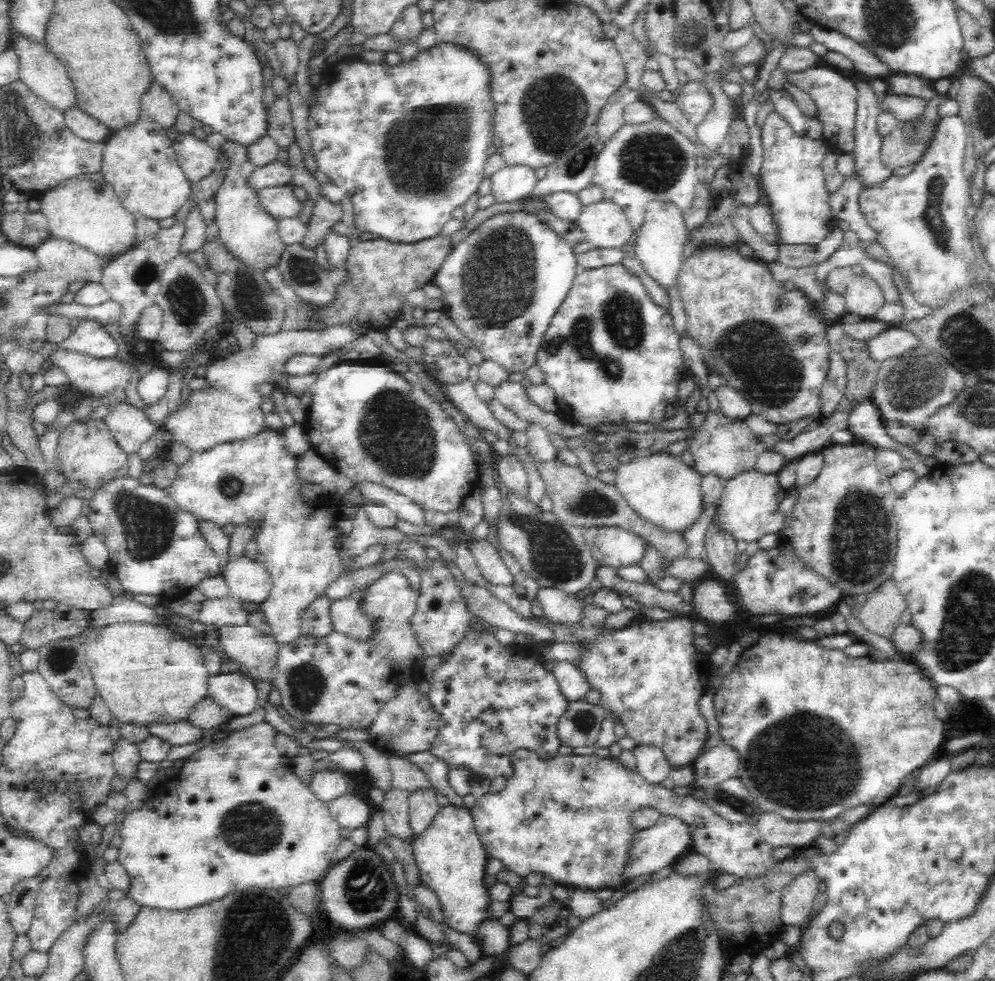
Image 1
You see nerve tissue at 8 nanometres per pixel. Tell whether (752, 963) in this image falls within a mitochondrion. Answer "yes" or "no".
no

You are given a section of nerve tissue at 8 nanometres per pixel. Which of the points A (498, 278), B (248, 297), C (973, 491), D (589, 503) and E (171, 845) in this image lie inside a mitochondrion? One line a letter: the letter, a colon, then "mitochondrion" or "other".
A: mitochondrion
B: mitochondrion
C: other
D: mitochondrion
E: other

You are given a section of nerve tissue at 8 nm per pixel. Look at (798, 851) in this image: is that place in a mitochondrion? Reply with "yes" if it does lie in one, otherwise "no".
no

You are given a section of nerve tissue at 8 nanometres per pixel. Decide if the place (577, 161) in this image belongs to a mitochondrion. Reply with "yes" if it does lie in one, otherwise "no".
yes

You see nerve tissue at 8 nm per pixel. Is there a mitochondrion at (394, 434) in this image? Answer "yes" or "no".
yes

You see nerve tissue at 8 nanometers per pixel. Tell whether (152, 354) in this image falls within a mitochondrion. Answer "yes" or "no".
no

